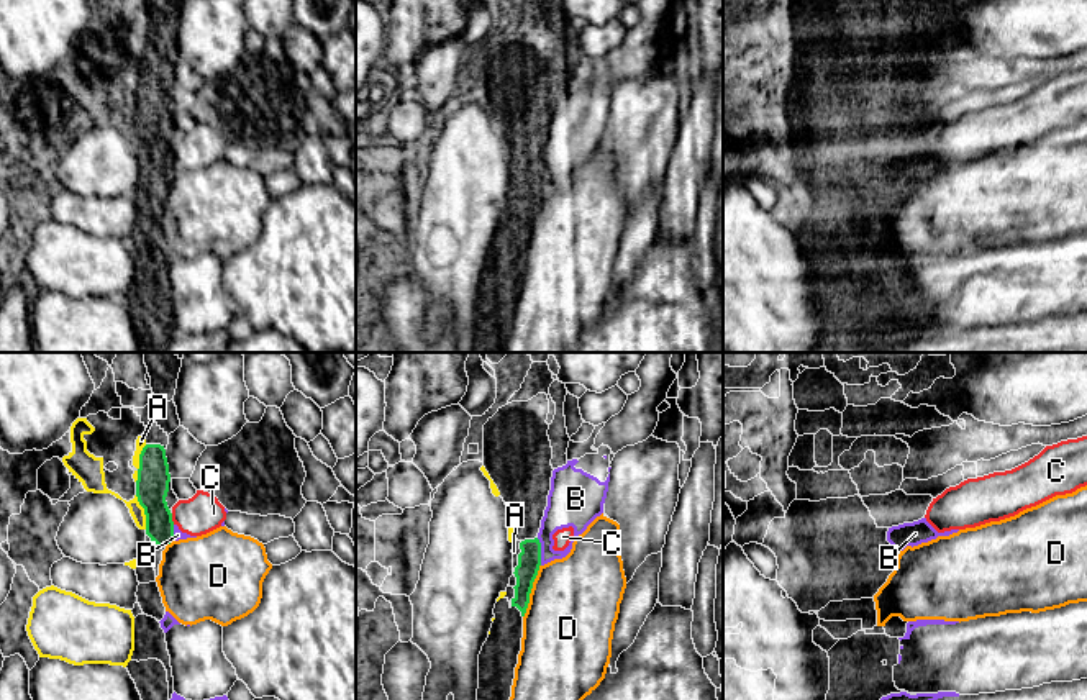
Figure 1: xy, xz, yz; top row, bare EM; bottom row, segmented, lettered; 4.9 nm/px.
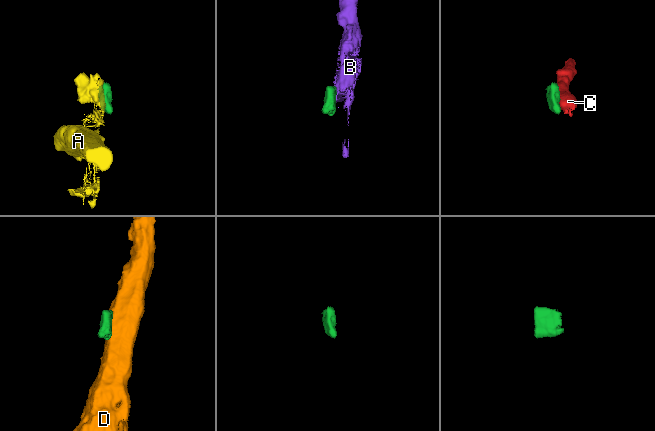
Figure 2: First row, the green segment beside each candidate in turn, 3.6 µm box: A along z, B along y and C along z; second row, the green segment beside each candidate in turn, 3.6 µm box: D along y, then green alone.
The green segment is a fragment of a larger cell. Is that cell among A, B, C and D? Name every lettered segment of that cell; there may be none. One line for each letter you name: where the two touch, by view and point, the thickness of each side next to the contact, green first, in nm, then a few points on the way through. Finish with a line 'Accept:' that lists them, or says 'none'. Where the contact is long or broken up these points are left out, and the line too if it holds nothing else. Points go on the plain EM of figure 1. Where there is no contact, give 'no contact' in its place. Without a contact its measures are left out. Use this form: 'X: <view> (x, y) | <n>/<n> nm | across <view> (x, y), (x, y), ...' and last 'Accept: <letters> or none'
Accept: none

